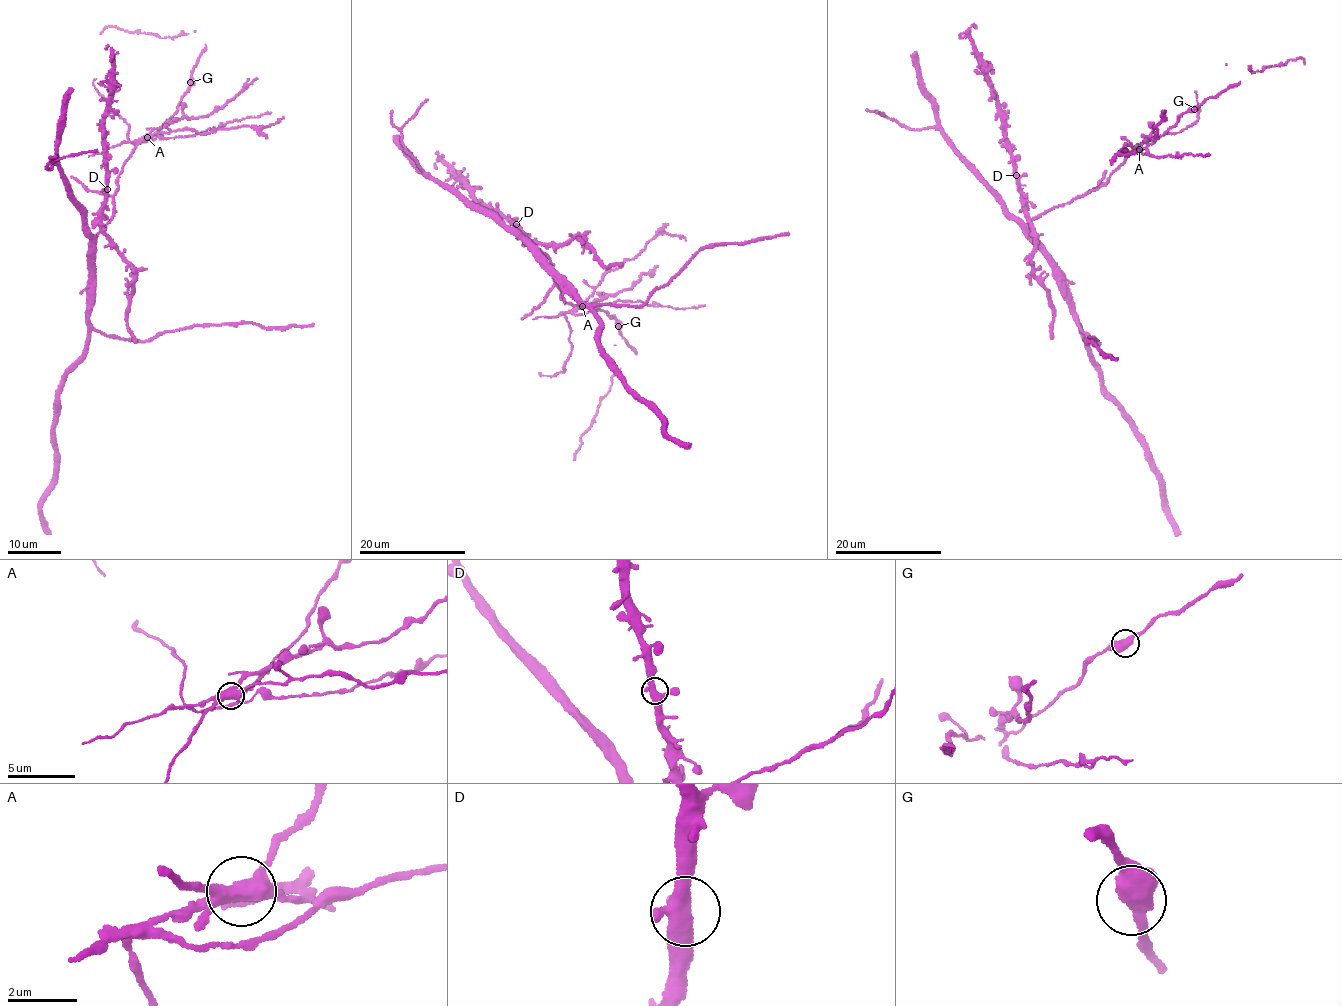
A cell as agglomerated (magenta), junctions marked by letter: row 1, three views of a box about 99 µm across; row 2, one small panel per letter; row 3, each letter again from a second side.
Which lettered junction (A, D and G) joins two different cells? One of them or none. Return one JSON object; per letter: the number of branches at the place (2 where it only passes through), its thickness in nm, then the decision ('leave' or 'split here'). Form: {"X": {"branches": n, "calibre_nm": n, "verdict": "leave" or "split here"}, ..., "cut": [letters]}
{"A": {"branches": 5, "calibre_nm": 440, "verdict": "split here"}, "D": {"branches": 4, "calibre_nm": 420, "verdict": "leave"}, "G": {"branches": 3, "calibre_nm": 400, "verdict": "leave"}, "cut": ["A"]}

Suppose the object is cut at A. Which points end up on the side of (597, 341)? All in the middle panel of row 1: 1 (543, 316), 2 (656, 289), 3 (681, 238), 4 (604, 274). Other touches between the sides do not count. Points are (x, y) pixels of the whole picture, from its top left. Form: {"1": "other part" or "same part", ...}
{"1": "other part", "2": "same part", "3": "other part", "4": "other part"}

